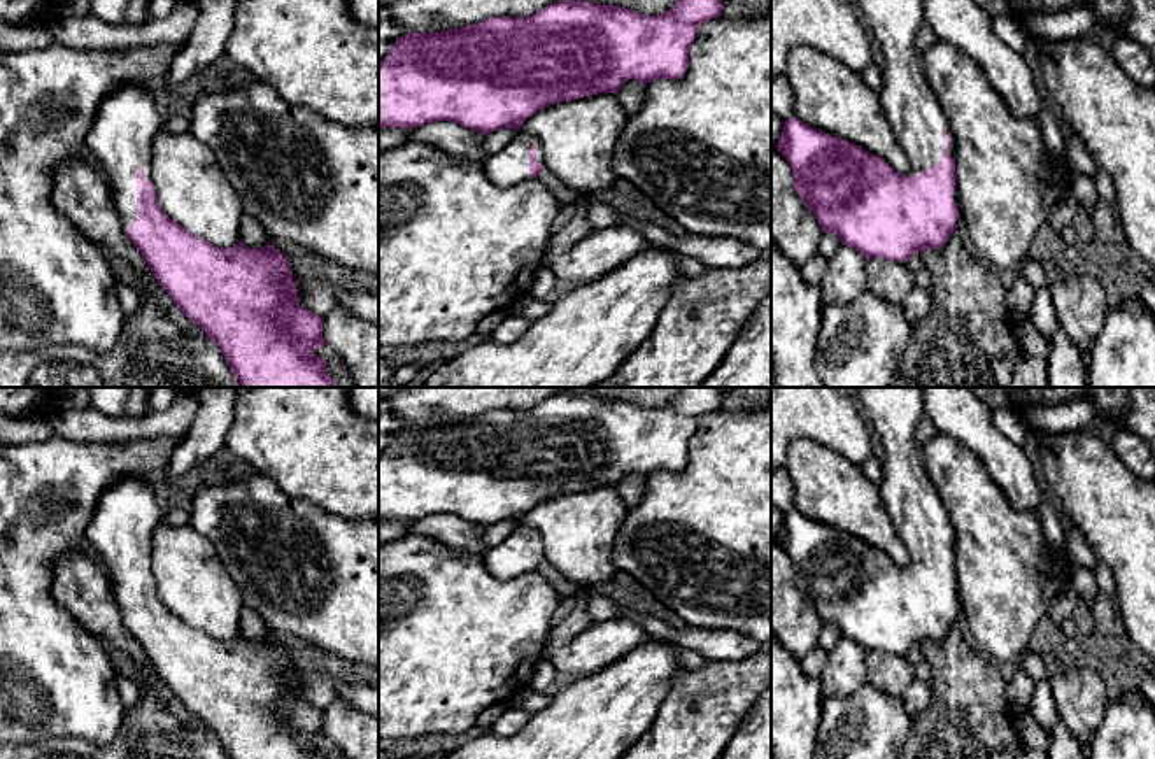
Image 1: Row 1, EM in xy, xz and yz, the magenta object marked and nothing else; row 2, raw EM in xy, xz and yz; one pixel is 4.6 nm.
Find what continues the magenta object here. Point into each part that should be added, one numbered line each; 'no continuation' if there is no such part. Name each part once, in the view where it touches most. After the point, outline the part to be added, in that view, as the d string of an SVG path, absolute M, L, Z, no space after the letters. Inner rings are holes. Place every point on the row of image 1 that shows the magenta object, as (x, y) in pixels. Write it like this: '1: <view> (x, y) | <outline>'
1: yz (915, 114) | M855 0L861 7L866 26L875 33L883 53L883 86L880 100L892 131L899 137L910 161L908 179L920 175L924 168L934 168L946 151L955 158L955 138L948 117L925 81L920 53L915 47L918 28L925 23L924 0Z

